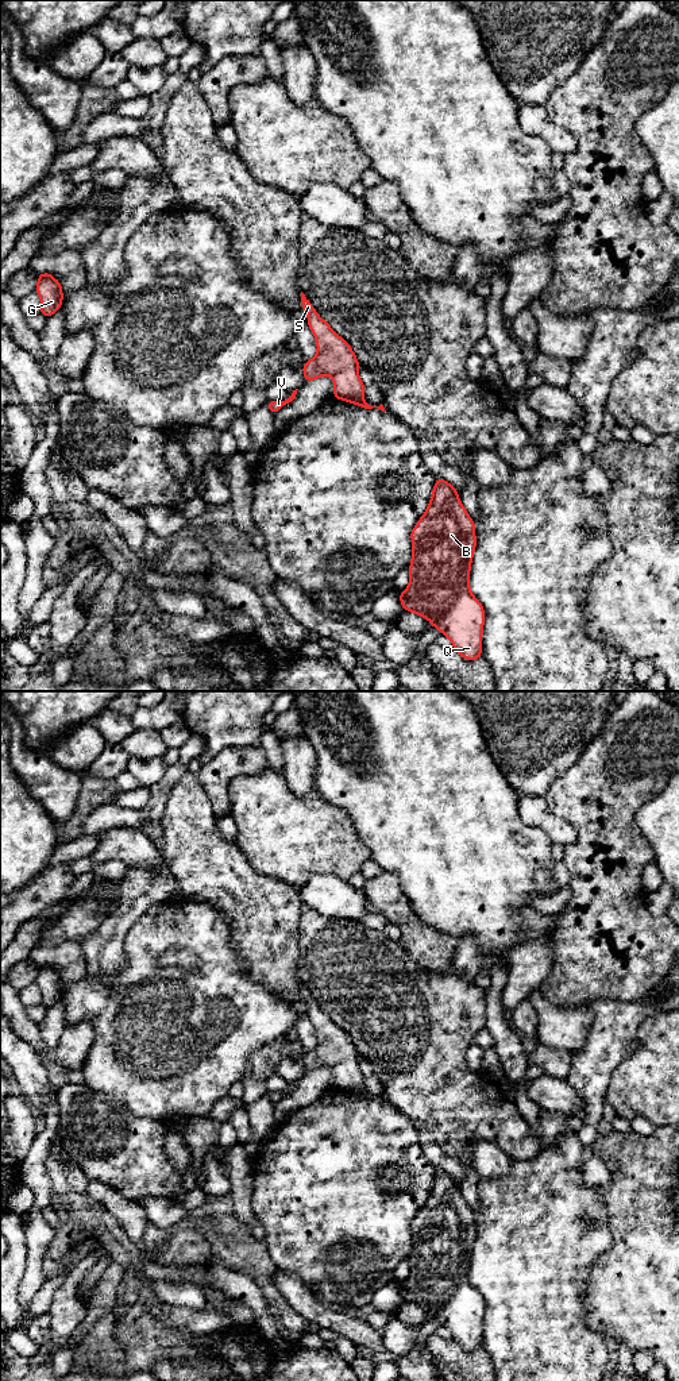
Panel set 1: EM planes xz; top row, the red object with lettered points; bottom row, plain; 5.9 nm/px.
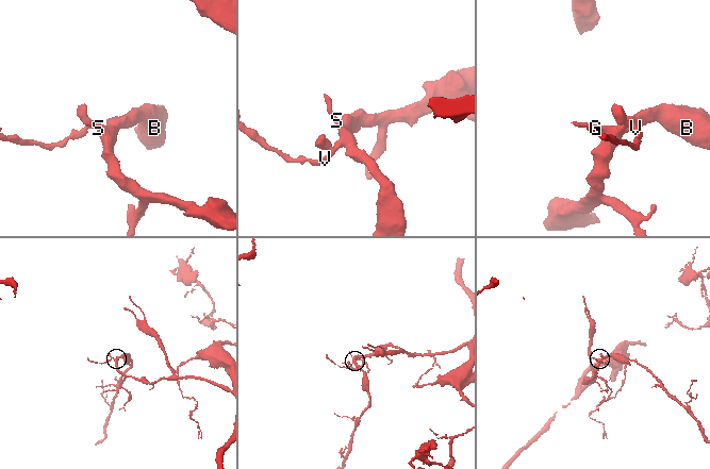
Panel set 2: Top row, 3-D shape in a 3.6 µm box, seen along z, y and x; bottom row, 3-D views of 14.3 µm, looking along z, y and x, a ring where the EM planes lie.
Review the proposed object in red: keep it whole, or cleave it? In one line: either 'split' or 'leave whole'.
leave whole

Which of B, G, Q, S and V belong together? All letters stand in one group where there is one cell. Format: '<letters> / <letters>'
B G Q S V

